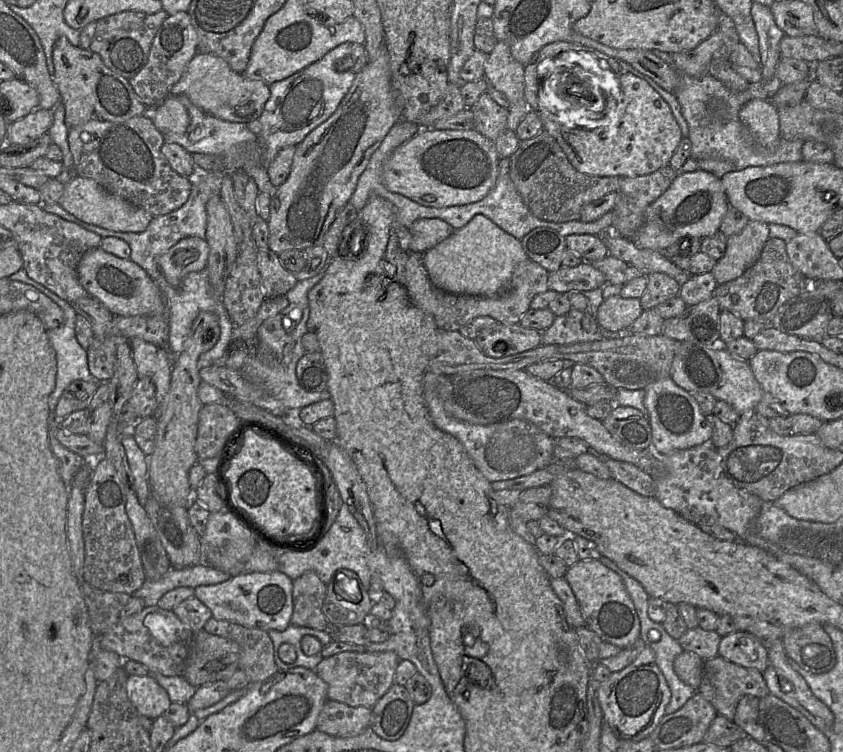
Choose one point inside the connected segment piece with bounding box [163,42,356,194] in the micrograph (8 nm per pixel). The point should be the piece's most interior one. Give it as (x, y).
(299, 103)

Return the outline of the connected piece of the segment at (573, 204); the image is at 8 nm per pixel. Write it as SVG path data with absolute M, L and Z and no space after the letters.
M546 130L521 141L509 159L511 182L531 213L546 221L560 223L579 220L585 205L617 191L620 184L621 177L618 176L593 176L576 170L556 139Z

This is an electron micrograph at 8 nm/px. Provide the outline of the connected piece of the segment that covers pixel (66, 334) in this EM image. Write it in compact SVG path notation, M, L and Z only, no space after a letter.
M23 268L17 271L16 273L12 274L8 278L10 280L20 281L35 287L43 294L48 296L50 299L52 299L58 306L61 307L61 309L64 312L64 323L58 328L47 330L49 340L56 351L56 358L57 358L56 387L49 397L49 407L51 411L51 416L53 417L55 416L56 407L62 393L73 381L85 380L85 381L94 381L96 383L99 382L99 380L95 378L89 370L87 350L85 350L80 345L80 343L76 338L75 324L76 324L76 318L78 316L78 313L76 309L73 307L73 304L60 298L57 294L44 287L42 284L31 279Z

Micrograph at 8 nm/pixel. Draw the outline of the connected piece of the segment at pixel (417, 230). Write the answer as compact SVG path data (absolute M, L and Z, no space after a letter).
M422 218L416 220L409 228L409 249L416 253L425 253L448 238L454 229L439 218Z

